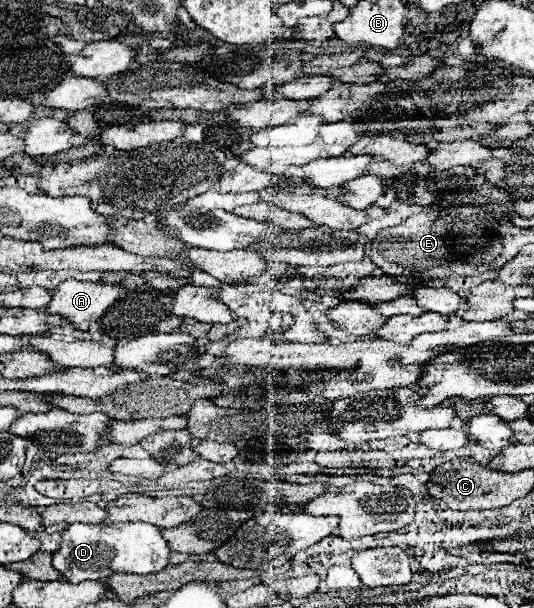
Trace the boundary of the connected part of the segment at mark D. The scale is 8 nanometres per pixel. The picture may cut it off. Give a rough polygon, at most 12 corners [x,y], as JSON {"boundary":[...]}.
{"boundary":[[73,523],[53,567],[67,581],[157,573],[169,545],[151,523]]}

